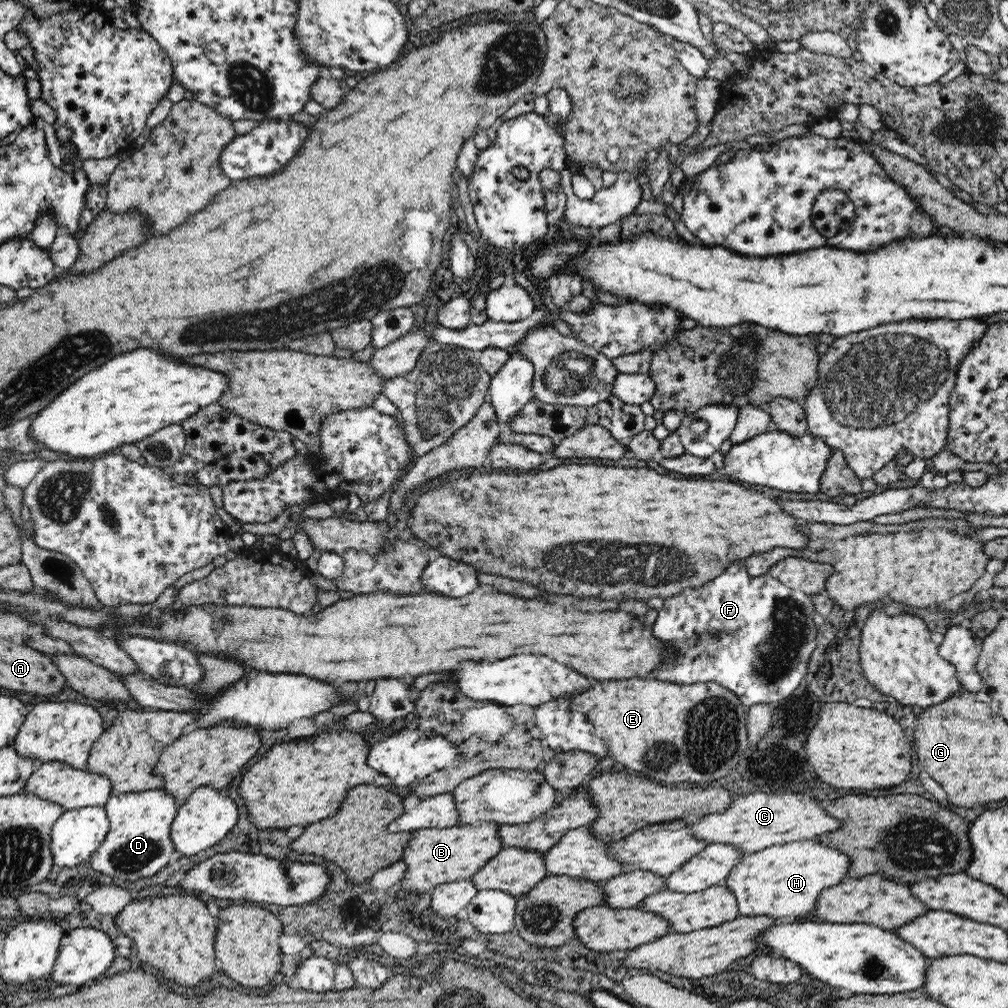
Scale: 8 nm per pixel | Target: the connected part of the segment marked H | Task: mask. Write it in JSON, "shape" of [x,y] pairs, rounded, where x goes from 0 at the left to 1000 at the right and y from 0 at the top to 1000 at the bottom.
{"shape":[[[810,834],[782,835],[756,841],[752,845],[737,846],[716,877],[722,880],[732,898],[733,908],[801,909],[807,905],[812,888],[817,881],[827,879],[839,871],[843,851],[835,843]]]}

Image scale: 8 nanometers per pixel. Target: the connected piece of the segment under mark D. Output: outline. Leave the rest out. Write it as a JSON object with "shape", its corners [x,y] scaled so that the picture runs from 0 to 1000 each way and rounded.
{"shape":[[[162,783],[110,790],[102,800],[109,814],[103,835],[92,845],[86,859],[119,874],[145,873],[161,863],[173,845],[169,832],[169,817],[177,806],[177,797]]]}

